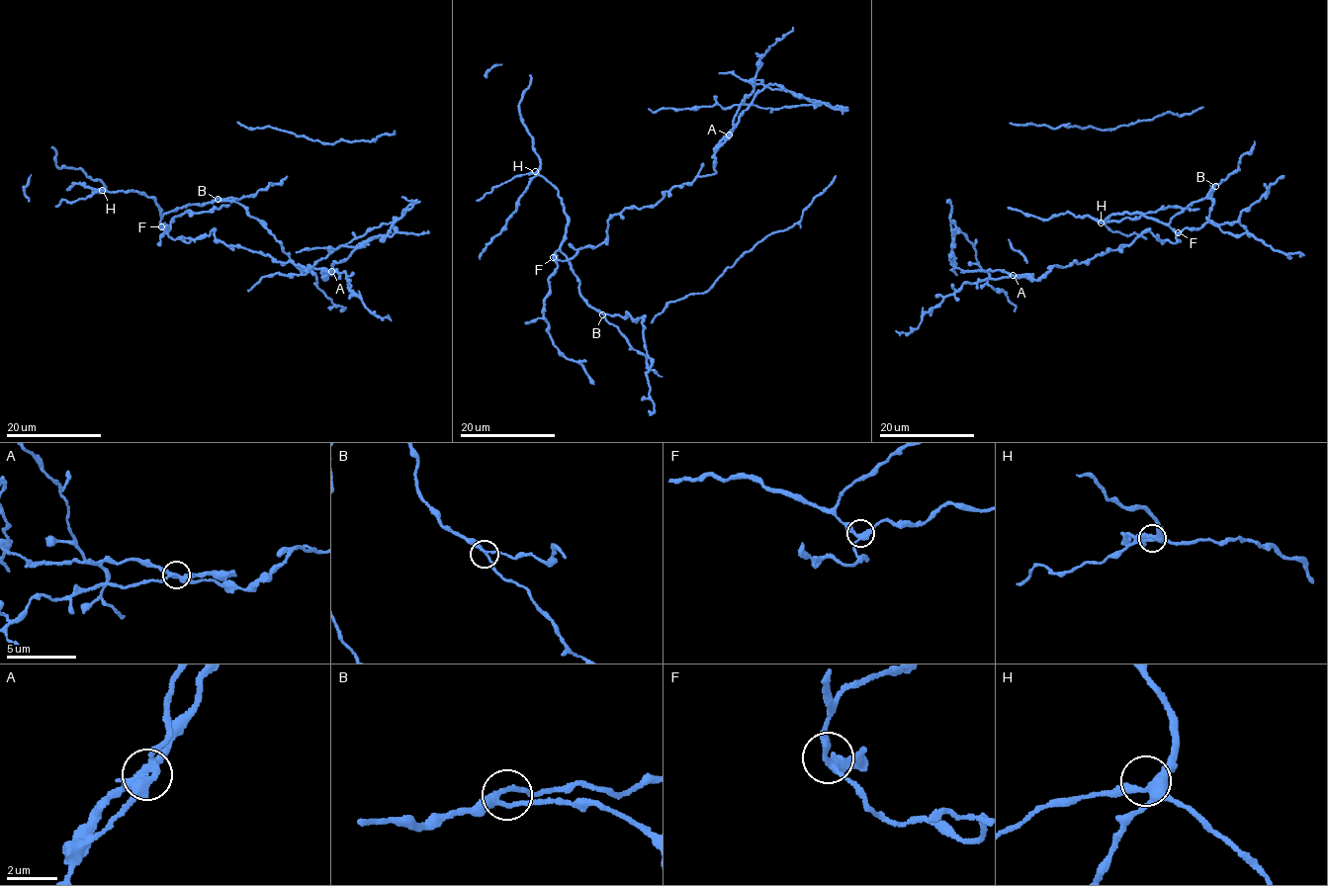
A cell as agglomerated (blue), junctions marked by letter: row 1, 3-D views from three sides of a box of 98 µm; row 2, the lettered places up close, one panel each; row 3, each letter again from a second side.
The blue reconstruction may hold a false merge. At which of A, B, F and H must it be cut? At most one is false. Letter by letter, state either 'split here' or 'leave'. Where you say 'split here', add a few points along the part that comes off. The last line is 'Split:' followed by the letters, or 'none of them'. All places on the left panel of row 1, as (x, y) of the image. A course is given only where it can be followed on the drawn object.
A: split here
B: leave
F: leave
H: leave
Split: A

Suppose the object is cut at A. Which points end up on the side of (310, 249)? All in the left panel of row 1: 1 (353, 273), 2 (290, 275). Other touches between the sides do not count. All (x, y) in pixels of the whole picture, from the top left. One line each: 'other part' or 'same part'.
1: other part
2: same part

